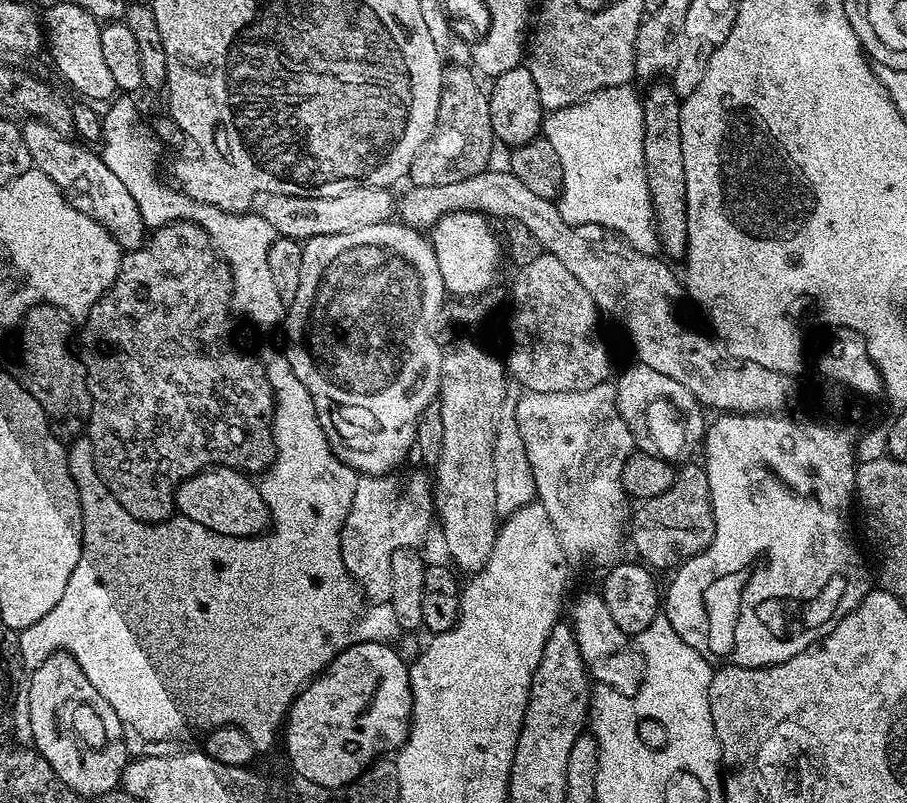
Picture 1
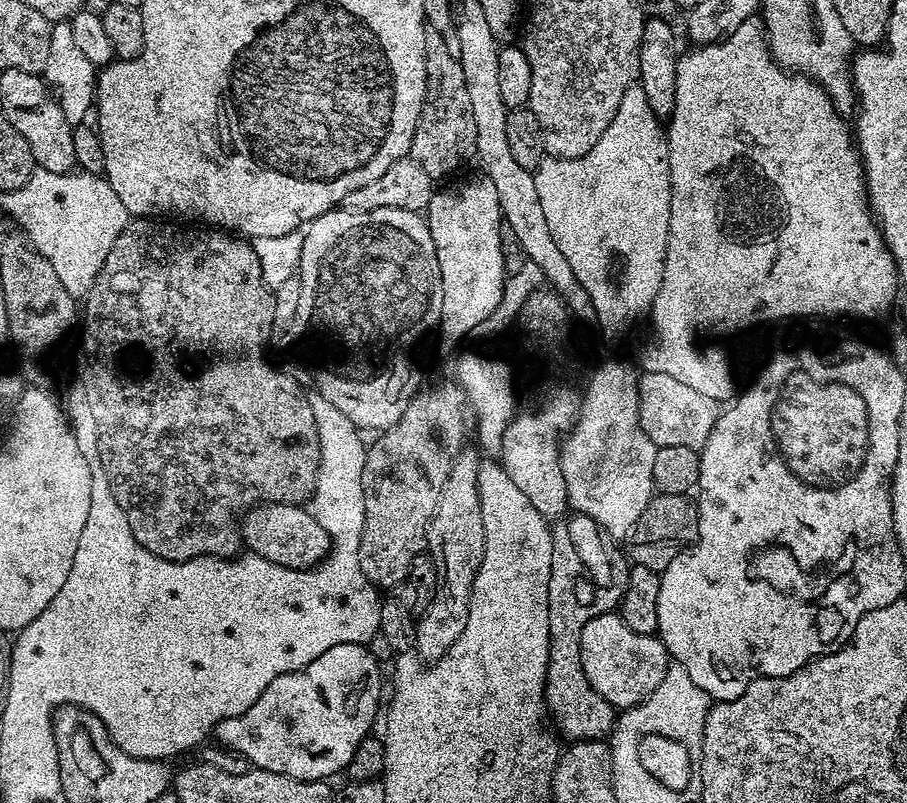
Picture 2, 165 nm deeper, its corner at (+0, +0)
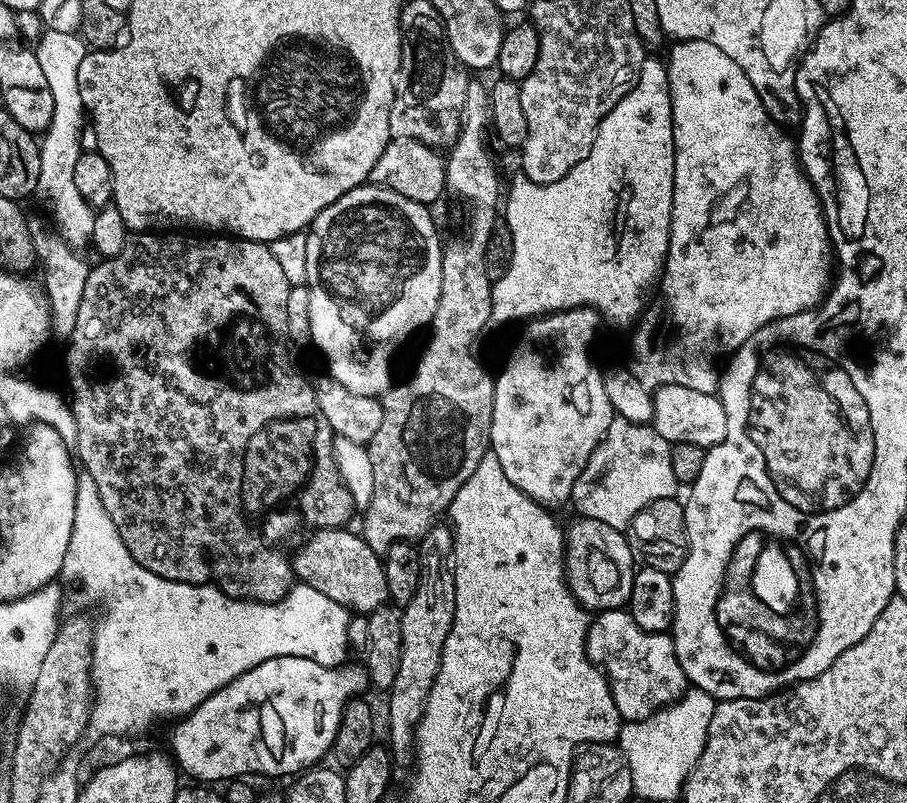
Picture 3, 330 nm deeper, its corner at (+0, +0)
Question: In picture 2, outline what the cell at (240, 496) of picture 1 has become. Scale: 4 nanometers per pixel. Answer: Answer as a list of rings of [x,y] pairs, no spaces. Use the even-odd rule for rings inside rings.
[[[260,502],[239,521],[238,536],[249,553],[287,568],[311,568],[329,551],[330,537],[314,519],[311,511],[300,504]]]

